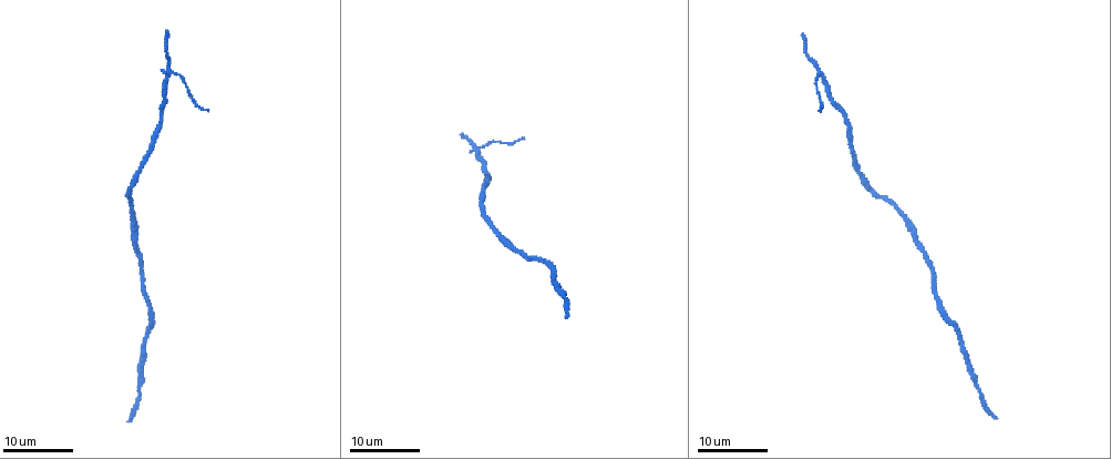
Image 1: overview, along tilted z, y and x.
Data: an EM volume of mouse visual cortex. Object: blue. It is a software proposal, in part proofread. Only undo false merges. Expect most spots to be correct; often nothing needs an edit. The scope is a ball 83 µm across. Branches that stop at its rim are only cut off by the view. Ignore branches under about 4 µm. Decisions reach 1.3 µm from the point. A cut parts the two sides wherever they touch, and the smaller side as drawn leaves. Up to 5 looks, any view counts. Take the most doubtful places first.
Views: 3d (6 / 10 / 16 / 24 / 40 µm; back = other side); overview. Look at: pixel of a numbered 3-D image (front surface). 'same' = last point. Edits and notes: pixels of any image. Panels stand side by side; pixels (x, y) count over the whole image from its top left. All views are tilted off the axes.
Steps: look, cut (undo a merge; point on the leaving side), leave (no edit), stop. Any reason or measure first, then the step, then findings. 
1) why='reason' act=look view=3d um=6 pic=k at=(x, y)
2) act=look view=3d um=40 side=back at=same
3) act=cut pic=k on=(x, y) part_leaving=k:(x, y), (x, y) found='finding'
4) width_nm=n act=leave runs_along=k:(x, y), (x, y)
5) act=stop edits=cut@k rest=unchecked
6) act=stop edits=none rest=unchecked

why='four-way junction' act=look view=3d um=16 pic=1 at=(481, 148)

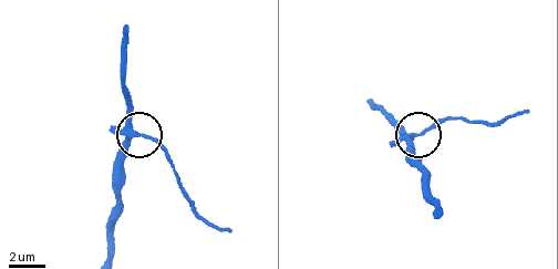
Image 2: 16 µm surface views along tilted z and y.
act=look view=3d um=10 pic=2 at=(137, 132)

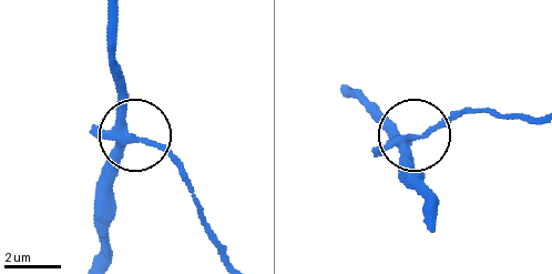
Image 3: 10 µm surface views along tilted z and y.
why='closer look' act=look view=3d um=6 pic=3 at=(414, 137)

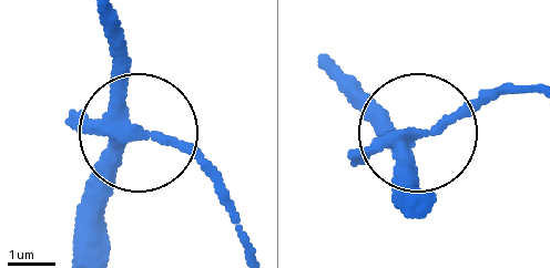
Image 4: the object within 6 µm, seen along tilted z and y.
act=cut pic=4 on=(182, 150) part_leaving=4:(122, 124), (196, 158), (246, 254) found='two cells meet here'

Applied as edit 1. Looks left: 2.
why='calibre changes' act=look view=3d um=16 pic=1 at=(150, 331)

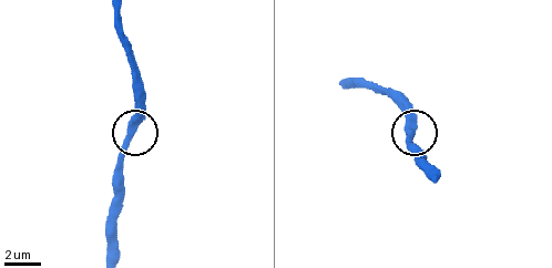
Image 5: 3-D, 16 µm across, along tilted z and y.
act=look view=3d um=10 pic=5 at=(131, 129)

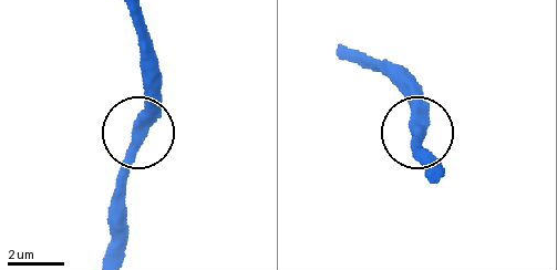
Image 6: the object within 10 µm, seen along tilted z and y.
act=leave runs_along=6:(131, 17), (144, 104), (125, 196) found='continuous, no second cell'

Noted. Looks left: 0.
act=stop edits=cut@4 rest=unchecked

